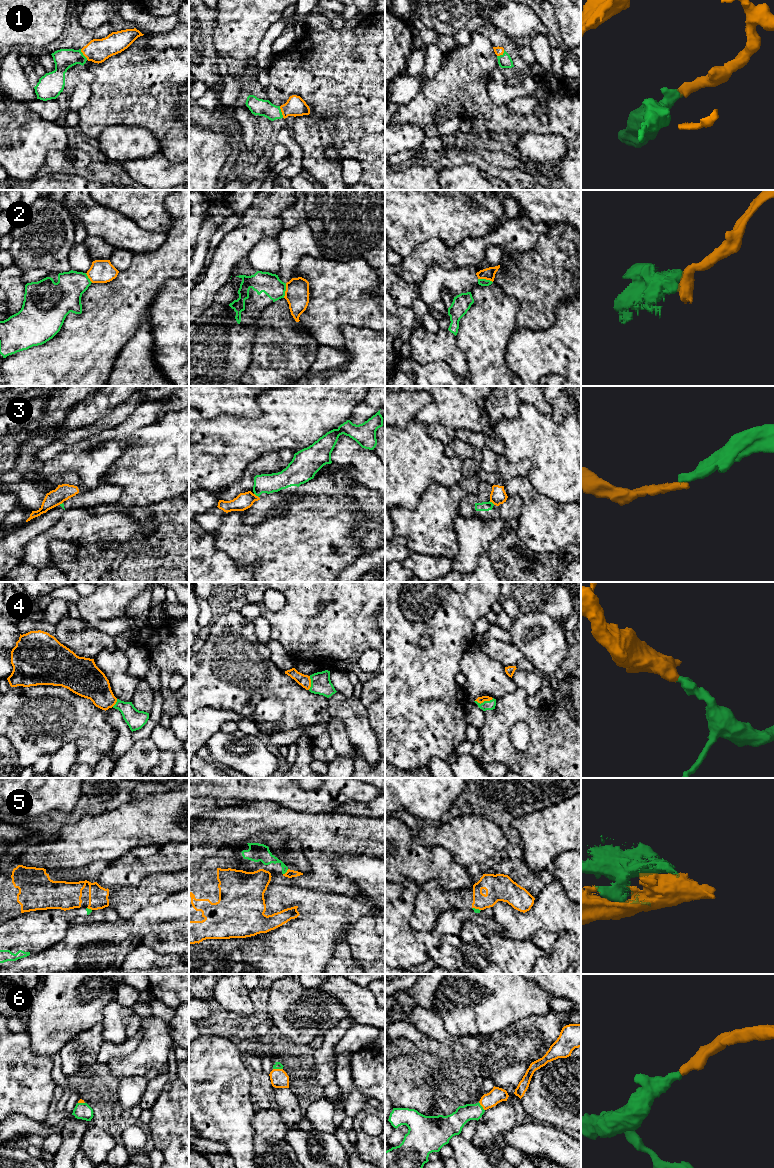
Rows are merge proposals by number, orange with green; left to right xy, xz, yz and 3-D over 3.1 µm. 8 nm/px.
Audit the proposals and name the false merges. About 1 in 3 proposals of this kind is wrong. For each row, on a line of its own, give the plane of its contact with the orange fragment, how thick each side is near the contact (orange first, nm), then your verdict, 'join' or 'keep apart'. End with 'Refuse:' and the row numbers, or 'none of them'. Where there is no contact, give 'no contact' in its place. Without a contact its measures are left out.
1: xz | 160/130 nm | join
2: xz | 190/170 nm | keep apart
3: xz | 140/160 nm | keep apart
4: yz | 50/80 nm | join
5: xz | 60/130 nm | keep apart
6: yz | 120/150 nm | join
Refuse: 2, 3, 5

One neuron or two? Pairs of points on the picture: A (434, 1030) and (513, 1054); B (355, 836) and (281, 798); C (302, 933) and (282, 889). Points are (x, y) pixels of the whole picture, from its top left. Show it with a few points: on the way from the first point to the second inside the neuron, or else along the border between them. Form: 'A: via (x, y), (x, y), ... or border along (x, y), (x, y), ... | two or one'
A: via (454, 1044), (493, 1054) | one
B: border along (334, 810), (329, 812) | two
C: via (304, 920), (304, 904), (295, 896) | one

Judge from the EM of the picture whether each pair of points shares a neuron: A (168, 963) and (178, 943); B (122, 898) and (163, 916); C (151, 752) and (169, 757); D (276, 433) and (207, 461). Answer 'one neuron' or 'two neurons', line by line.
A: two neurons
B: two neurons
C: two neurons
D: one neuron

